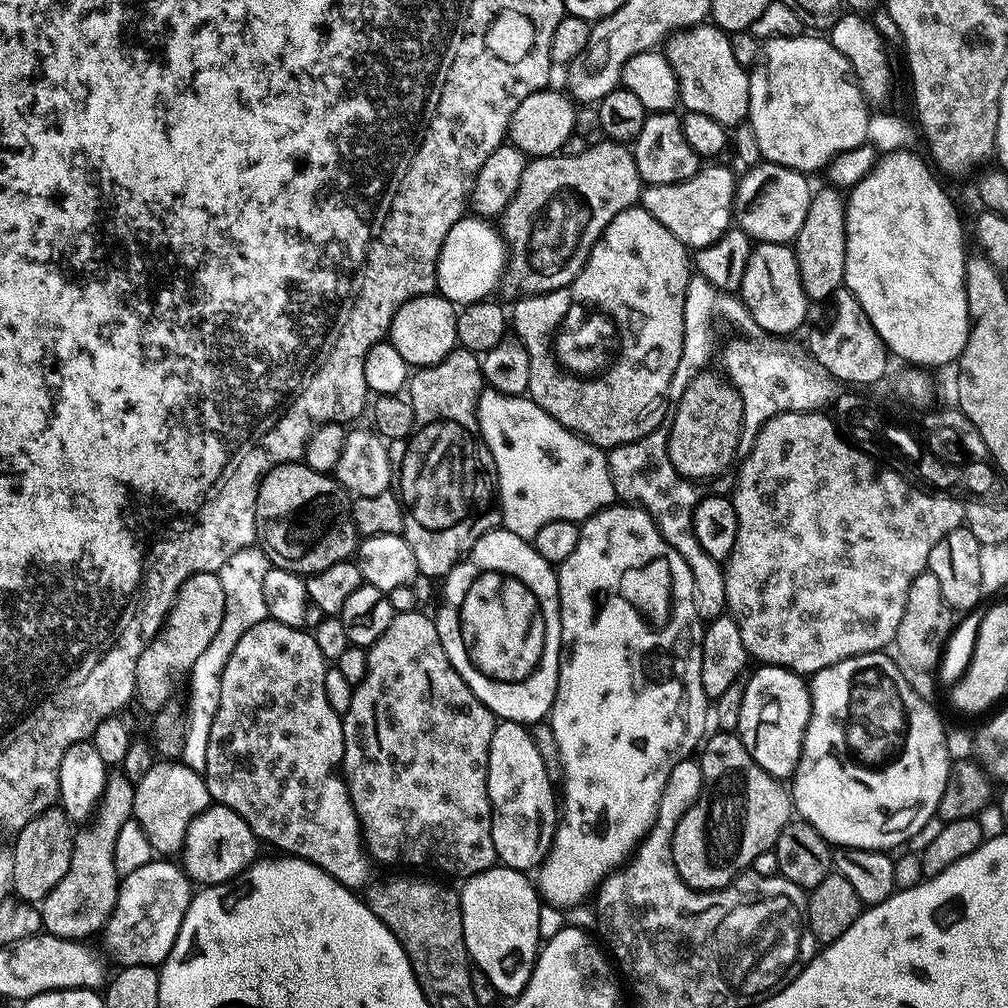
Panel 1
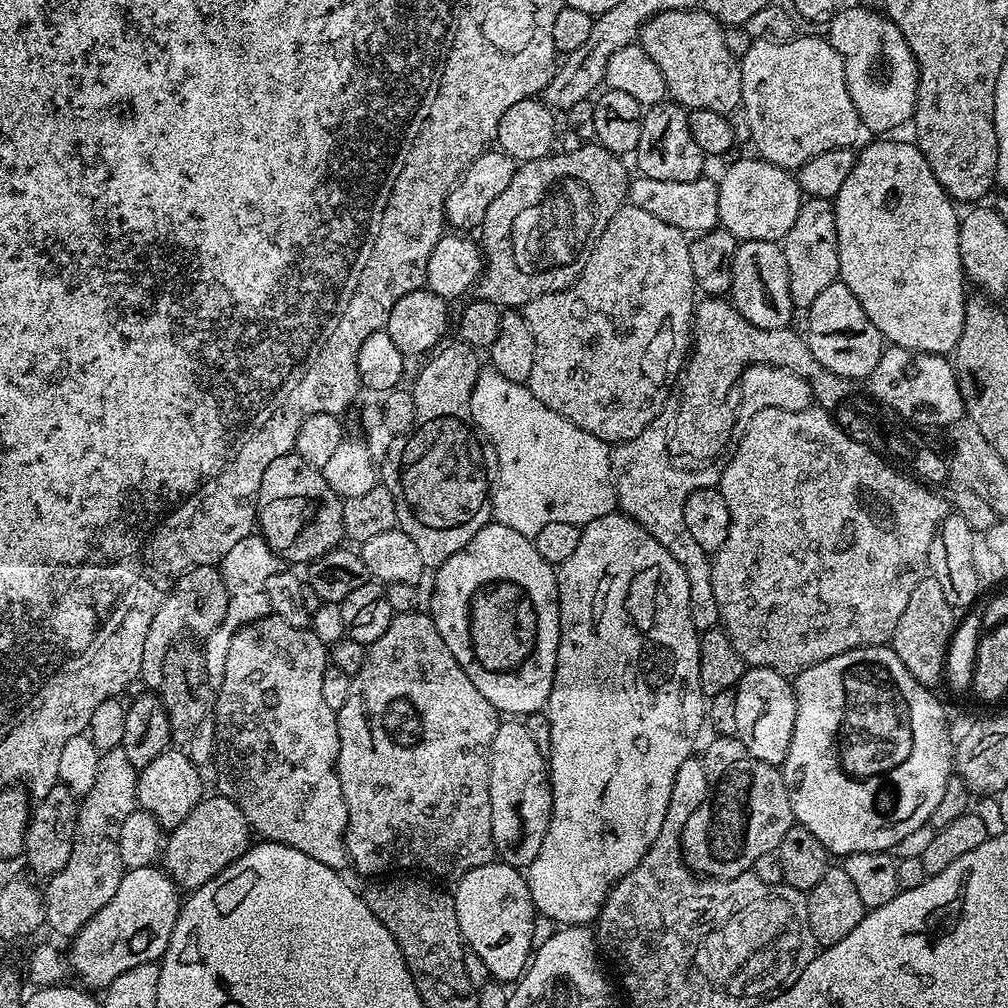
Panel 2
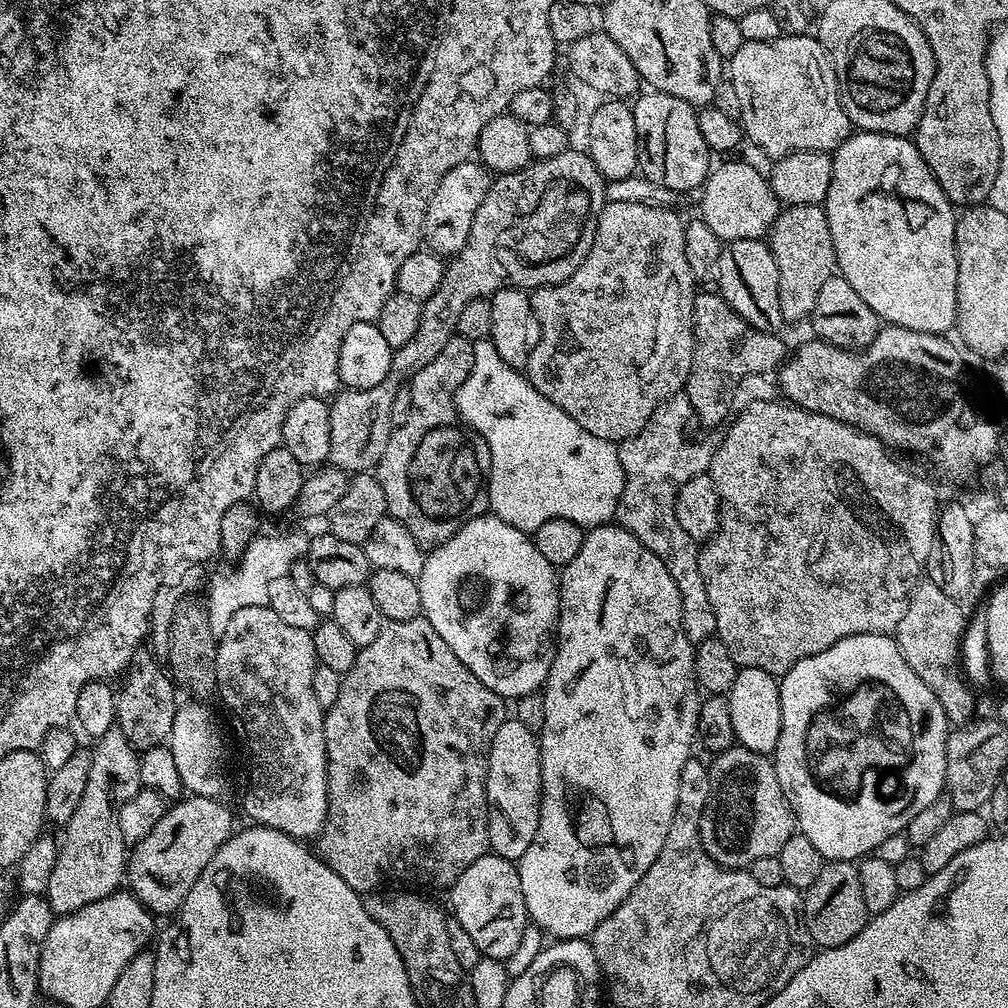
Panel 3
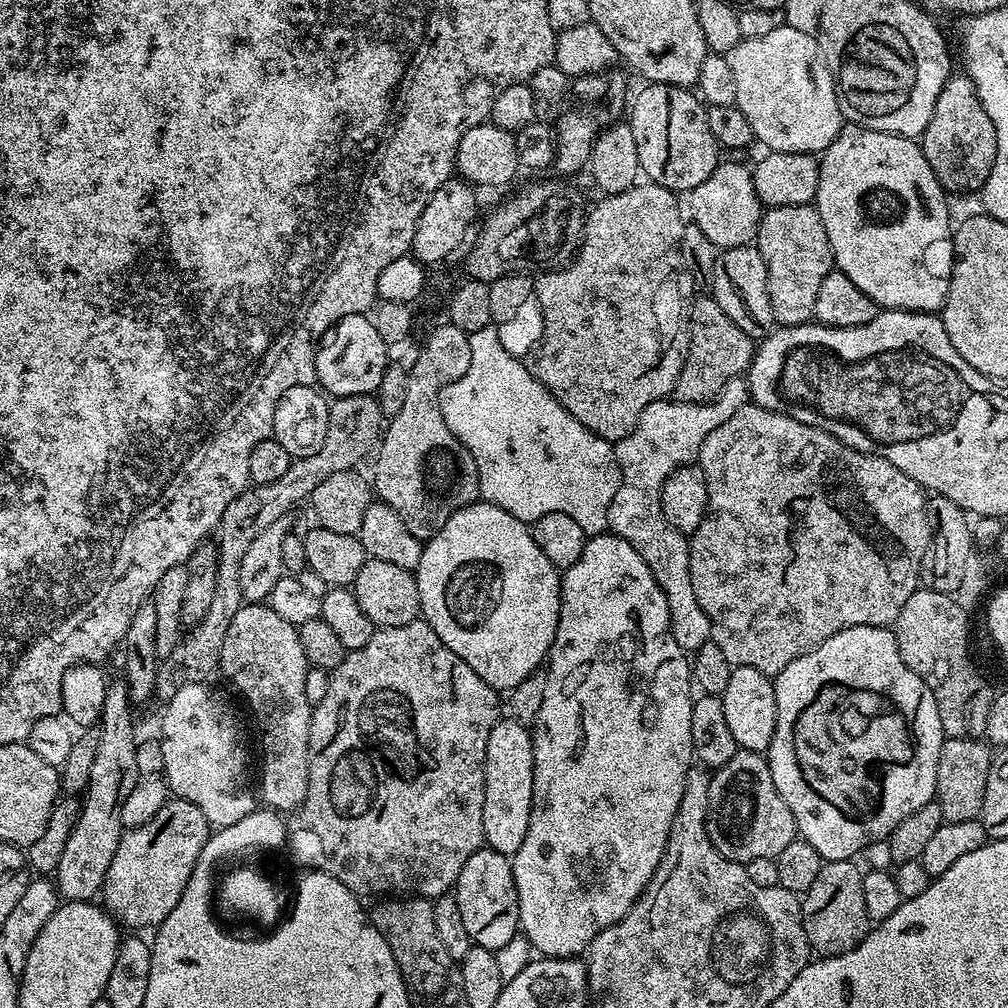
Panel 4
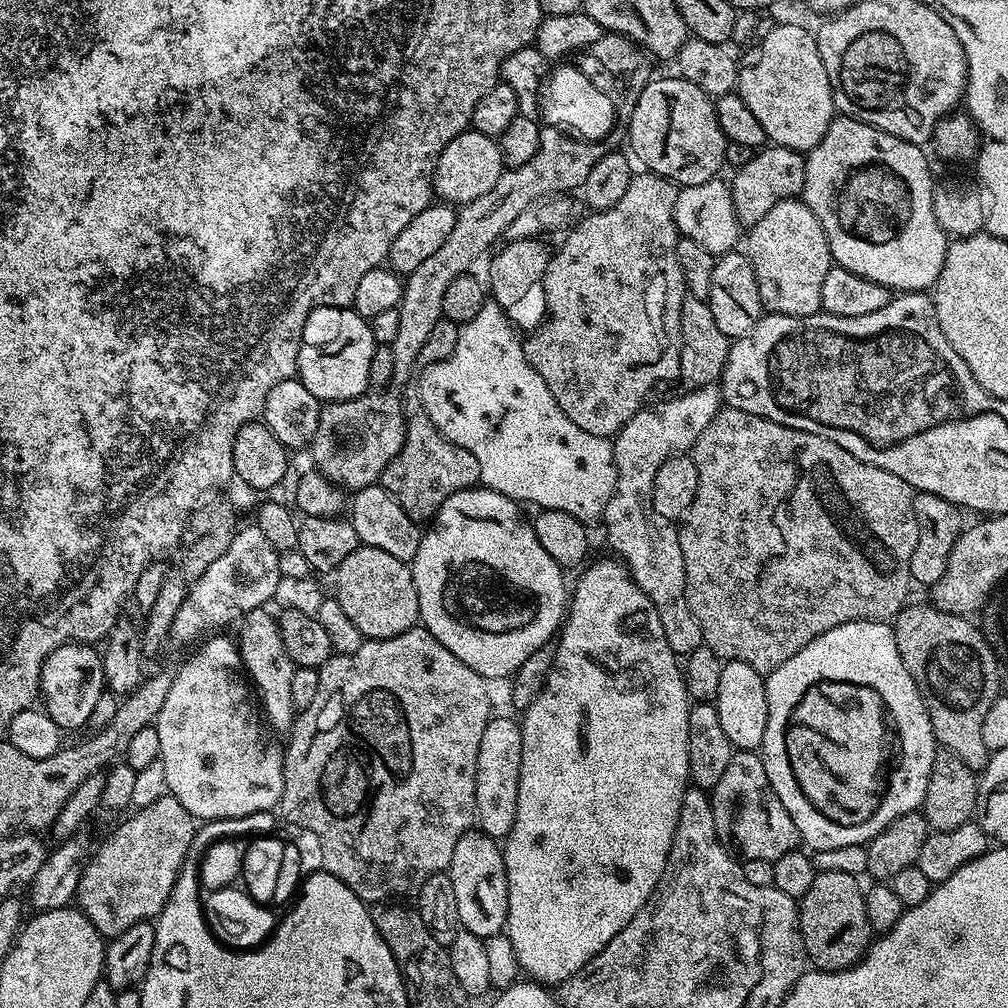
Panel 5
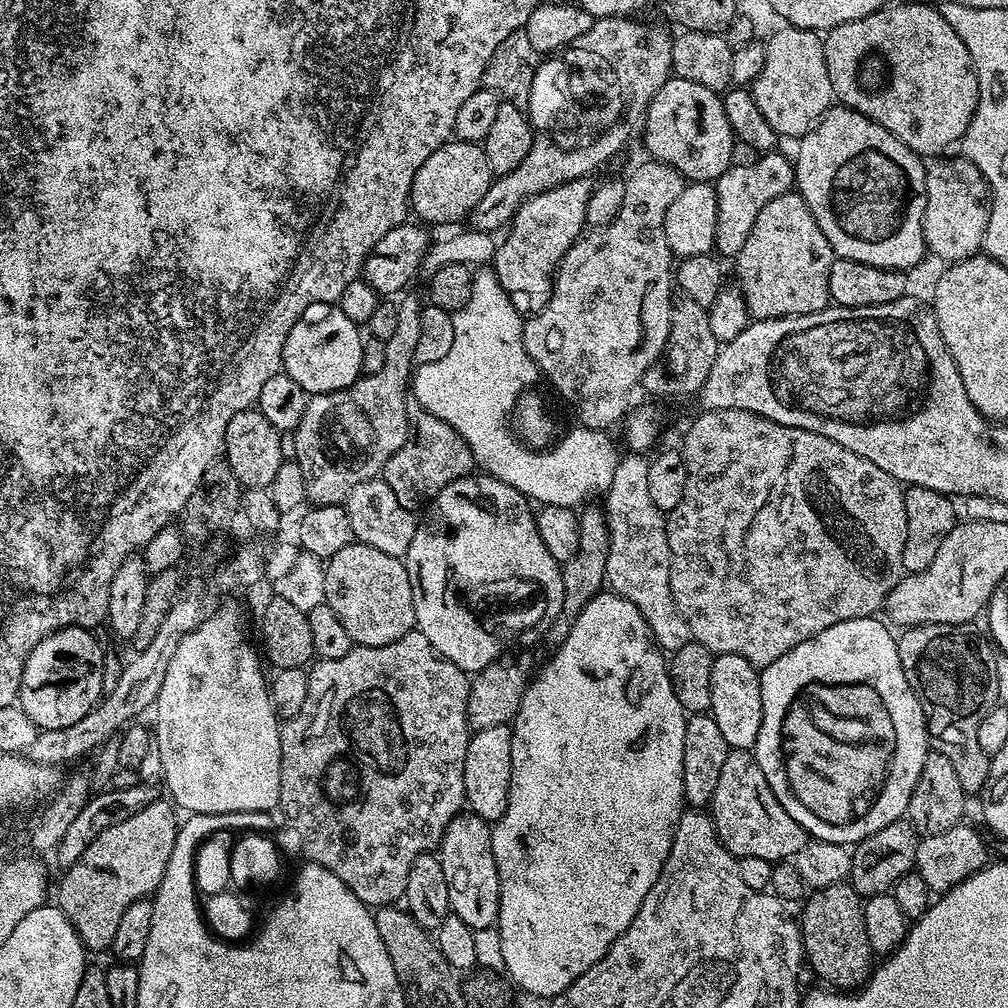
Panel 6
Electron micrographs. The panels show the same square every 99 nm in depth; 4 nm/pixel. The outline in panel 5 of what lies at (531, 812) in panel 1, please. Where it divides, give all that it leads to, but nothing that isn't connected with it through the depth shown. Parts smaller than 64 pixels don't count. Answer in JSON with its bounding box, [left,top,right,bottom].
[474,715,522,838]

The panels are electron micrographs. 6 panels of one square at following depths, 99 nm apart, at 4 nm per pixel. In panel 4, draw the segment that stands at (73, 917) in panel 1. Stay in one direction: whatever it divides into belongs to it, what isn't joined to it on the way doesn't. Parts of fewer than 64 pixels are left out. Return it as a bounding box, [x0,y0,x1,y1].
[54,678,142,901]

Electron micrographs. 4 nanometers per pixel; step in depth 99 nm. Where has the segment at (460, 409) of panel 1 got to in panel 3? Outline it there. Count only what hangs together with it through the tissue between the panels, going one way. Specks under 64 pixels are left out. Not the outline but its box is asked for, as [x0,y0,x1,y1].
[390,336,474,476]

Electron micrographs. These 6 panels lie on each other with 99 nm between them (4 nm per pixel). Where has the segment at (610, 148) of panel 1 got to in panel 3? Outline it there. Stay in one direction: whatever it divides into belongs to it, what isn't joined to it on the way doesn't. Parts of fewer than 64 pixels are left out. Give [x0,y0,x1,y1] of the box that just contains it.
[327,150,606,474]

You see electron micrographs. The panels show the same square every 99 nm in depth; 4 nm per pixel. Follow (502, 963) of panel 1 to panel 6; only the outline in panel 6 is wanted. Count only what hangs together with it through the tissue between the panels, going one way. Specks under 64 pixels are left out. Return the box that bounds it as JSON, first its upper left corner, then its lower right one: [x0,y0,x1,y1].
[438,811,500,930]

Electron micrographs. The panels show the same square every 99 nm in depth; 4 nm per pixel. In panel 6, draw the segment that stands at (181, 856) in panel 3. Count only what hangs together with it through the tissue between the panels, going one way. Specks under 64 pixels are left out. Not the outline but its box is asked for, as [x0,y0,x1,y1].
[55,799,177,953]

